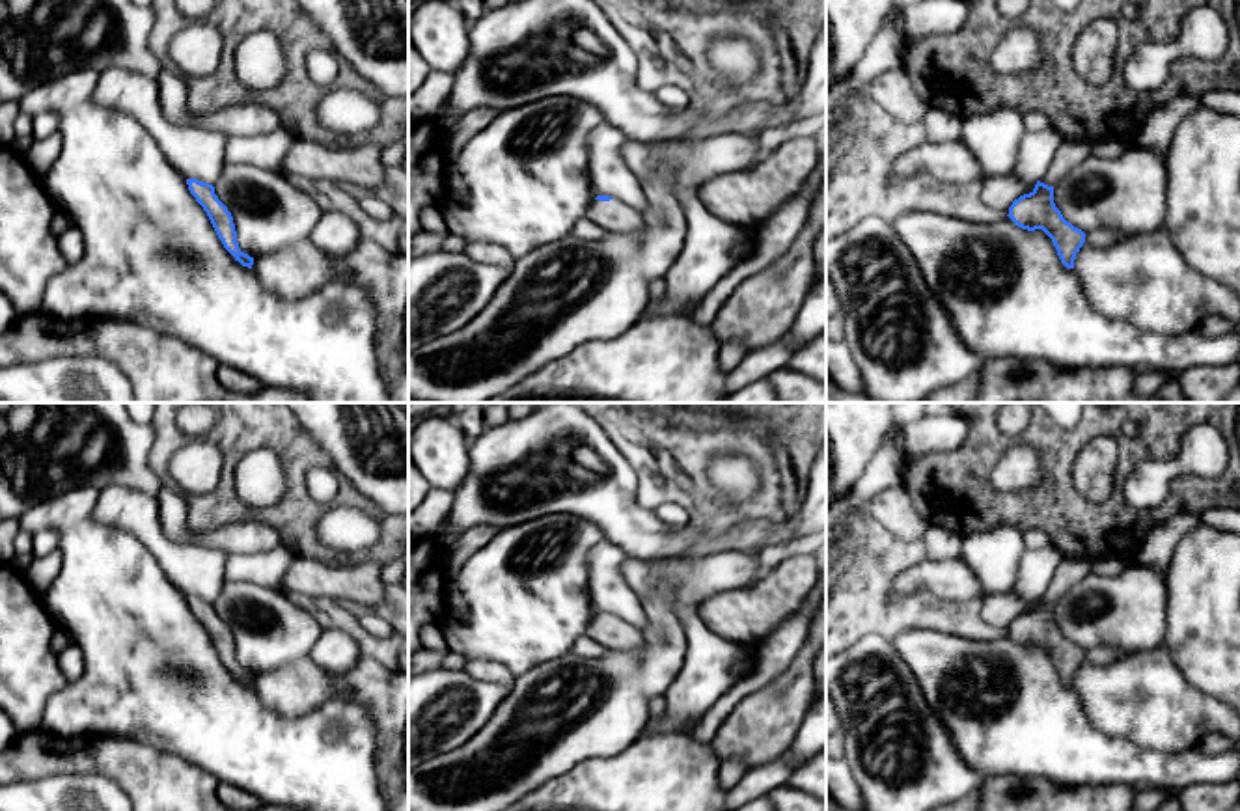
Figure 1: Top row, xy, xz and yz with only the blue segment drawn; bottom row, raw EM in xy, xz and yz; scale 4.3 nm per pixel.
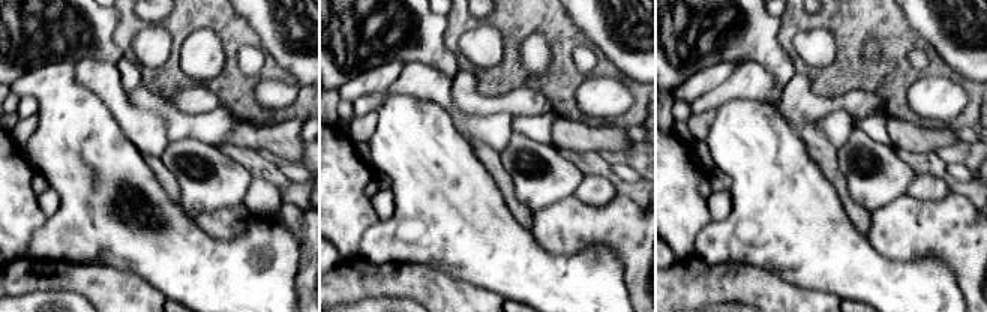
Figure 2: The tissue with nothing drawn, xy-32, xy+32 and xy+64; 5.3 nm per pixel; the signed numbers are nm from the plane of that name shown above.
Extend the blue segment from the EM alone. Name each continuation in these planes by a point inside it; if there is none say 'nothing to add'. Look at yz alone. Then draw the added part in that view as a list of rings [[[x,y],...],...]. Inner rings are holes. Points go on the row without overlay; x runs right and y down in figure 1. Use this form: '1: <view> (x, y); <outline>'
1: yz (1071, 569); [[[1061,557],[1057,570],[1040,600],[1055,604],[1078,580],[1093,572],[1093,563],[1080,557]]]

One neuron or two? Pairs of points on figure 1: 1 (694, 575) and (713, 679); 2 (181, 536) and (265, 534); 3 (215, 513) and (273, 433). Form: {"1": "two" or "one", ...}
{"1": "one", "2": "one", "3": "one"}

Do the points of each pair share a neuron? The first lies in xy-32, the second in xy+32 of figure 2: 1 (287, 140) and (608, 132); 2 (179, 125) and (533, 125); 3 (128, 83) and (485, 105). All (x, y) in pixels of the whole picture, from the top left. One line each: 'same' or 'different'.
1: same
2: same
3: same

